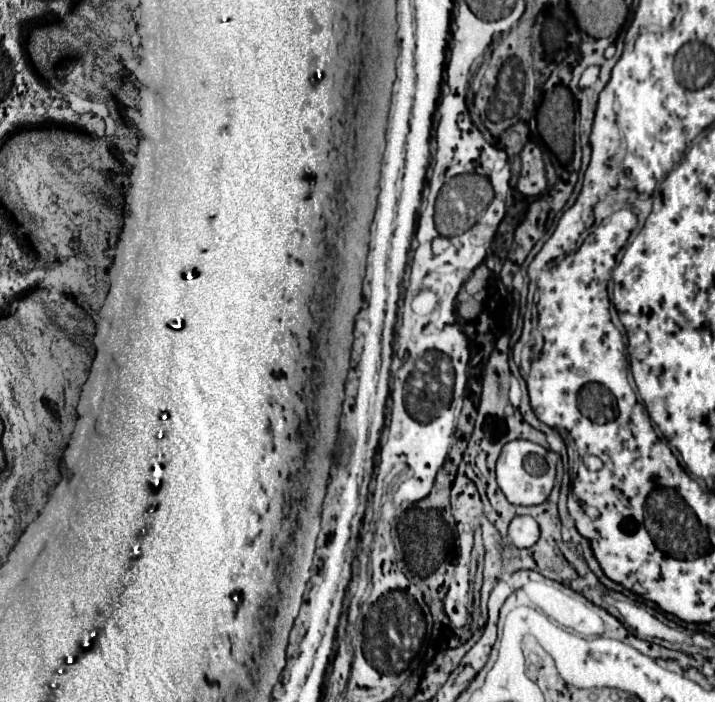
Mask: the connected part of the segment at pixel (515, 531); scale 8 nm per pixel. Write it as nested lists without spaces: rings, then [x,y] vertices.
[[[528,515],[516,517],[516,519],[512,519],[512,523],[510,523],[508,537],[512,539],[512,543],[514,543],[516,547],[532,547],[532,545],[538,541],[538,537],[540,537],[540,527],[538,527],[538,523],[536,523],[532,517],[528,517]]]

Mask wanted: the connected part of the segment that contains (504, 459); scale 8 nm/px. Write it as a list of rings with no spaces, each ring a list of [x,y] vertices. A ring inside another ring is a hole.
[[[510,441],[504,445],[502,455],[496,462],[496,480],[506,499],[514,505],[540,505],[548,499],[555,485],[556,465],[550,457],[550,451],[532,441]]]

